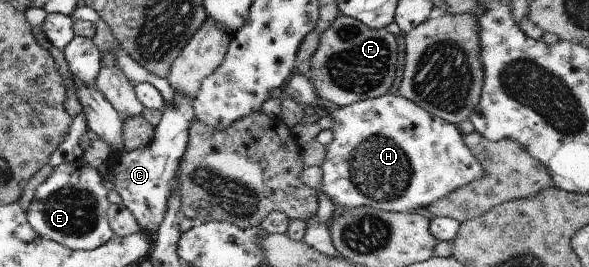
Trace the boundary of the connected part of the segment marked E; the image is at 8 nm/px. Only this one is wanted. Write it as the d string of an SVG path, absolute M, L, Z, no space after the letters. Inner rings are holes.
M83 159L57 165L34 189L33 197L23 211L24 217L40 237L55 241L68 249L86 251L97 248L113 236L106 219L108 188L109 184L97 169L87 165Z

